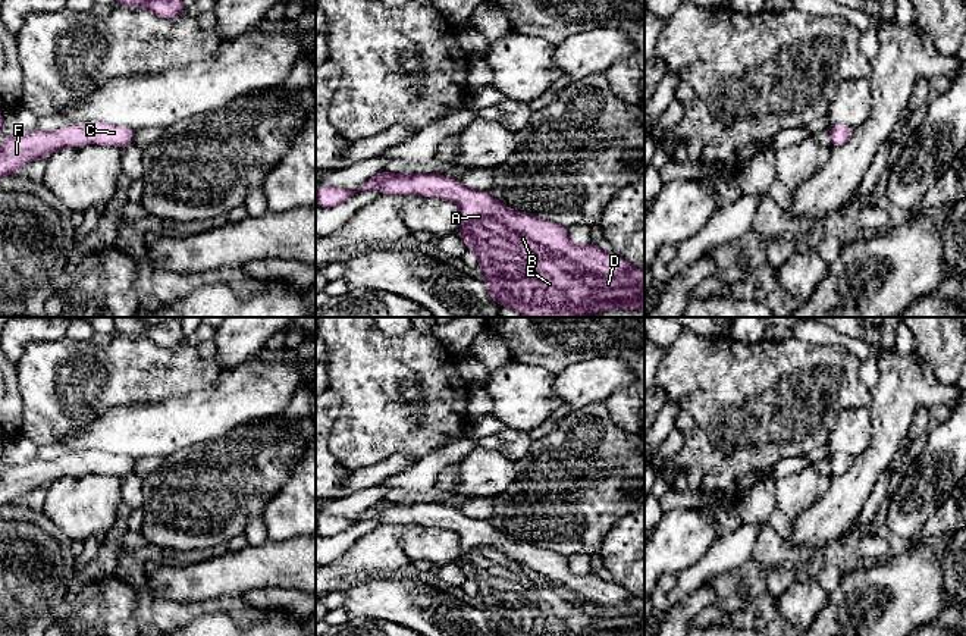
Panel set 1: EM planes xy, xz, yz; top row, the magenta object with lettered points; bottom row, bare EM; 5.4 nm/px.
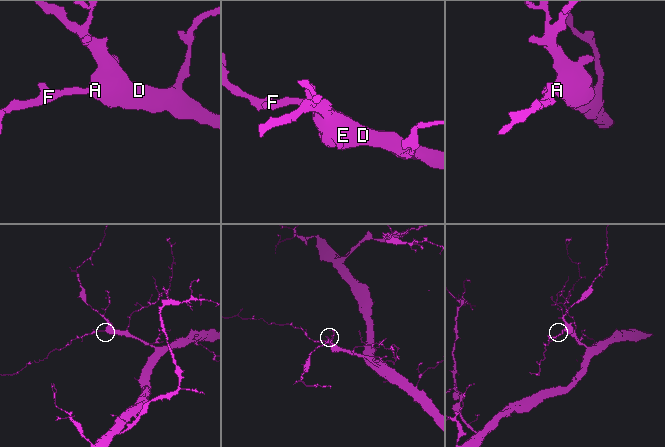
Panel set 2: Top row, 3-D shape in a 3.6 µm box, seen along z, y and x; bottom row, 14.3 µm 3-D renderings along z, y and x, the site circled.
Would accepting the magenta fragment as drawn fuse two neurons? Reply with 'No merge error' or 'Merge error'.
No merge error

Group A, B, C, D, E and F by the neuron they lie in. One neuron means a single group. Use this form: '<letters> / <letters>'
A B C D E F

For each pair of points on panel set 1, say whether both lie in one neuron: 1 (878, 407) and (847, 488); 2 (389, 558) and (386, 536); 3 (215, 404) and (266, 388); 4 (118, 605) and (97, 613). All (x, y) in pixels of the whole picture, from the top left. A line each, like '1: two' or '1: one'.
1: one
2: one
3: one
4: one

